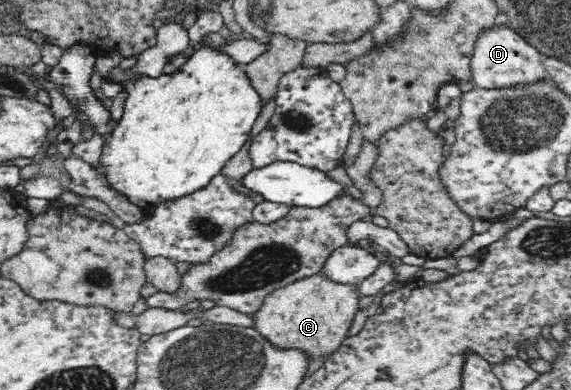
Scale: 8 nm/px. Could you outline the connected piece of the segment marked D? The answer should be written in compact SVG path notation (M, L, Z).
M509 24L484 28L475 39L474 51L470 56L471 81L476 88L499 88L527 84L549 77L541 63L542 54L524 36L516 33Z

